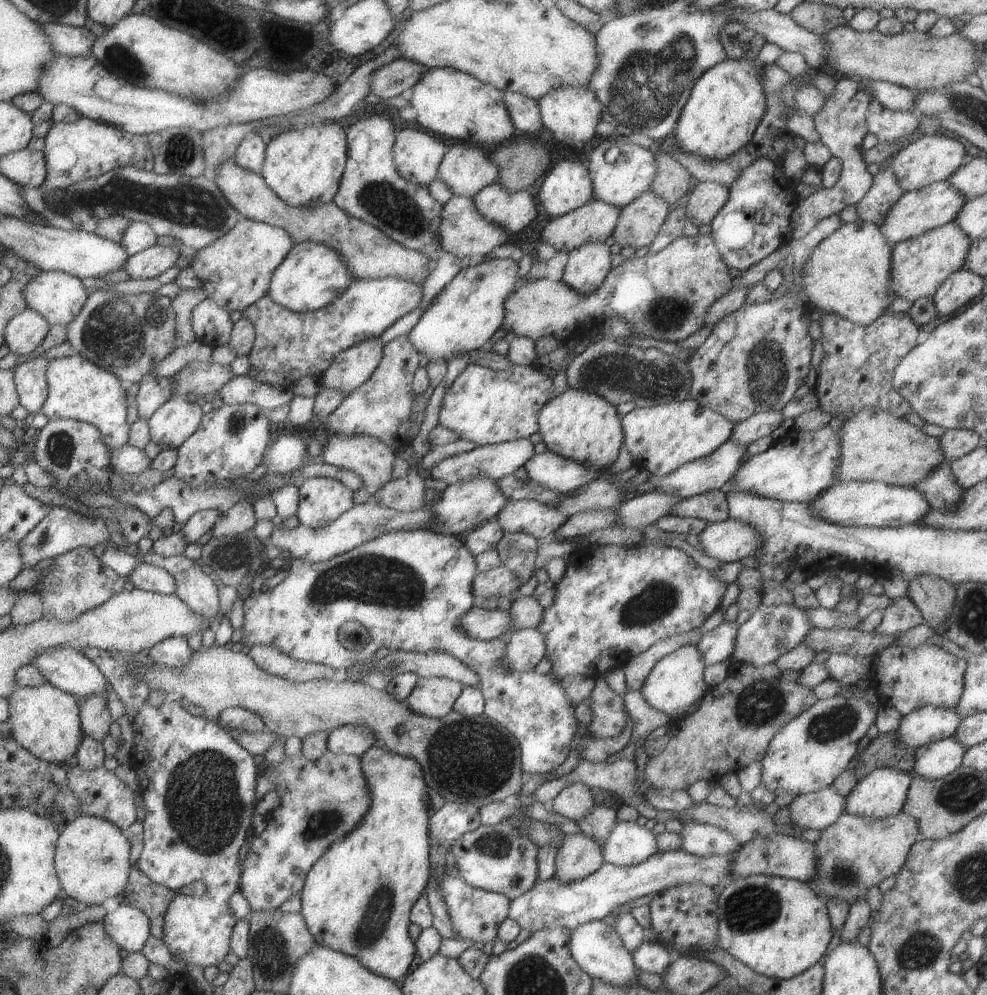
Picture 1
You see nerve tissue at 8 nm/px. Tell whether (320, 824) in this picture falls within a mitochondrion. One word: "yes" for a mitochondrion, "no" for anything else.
yes

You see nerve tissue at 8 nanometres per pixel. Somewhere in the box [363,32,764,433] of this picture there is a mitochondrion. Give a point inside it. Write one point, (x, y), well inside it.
(644, 88)

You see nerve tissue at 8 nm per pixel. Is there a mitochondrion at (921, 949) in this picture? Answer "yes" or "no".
yes

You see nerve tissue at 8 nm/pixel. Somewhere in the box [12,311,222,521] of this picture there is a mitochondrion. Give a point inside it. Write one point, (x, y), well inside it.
(60, 446)

